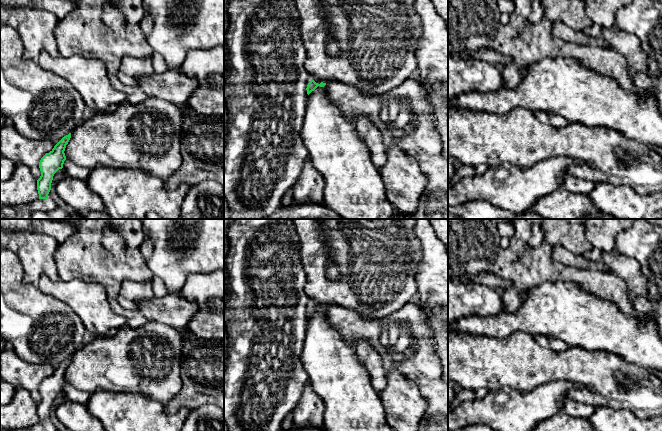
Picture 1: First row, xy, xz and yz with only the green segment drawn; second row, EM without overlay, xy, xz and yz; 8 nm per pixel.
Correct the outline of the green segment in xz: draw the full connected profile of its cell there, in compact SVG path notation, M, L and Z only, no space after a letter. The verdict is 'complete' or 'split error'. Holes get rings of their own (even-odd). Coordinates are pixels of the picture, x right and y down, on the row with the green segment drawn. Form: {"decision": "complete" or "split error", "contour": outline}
{"decision": "split error", "contour": "M415 77L405 80L396 88L383 94L362 92L342 82L328 81L327 83L321 82L318 84L314 80L308 83L306 88L307 94L309 95L318 86L323 87L327 91L329 100L335 102L350 121L356 124L360 116L366 116L380 132L386 147L398 148L411 156L420 166L421 171L428 177L425 188L427 195L430 197L441 197L442 194L448 196L448 159L442 154L441 138L433 123L433 107L426 95L424 86Z"}

